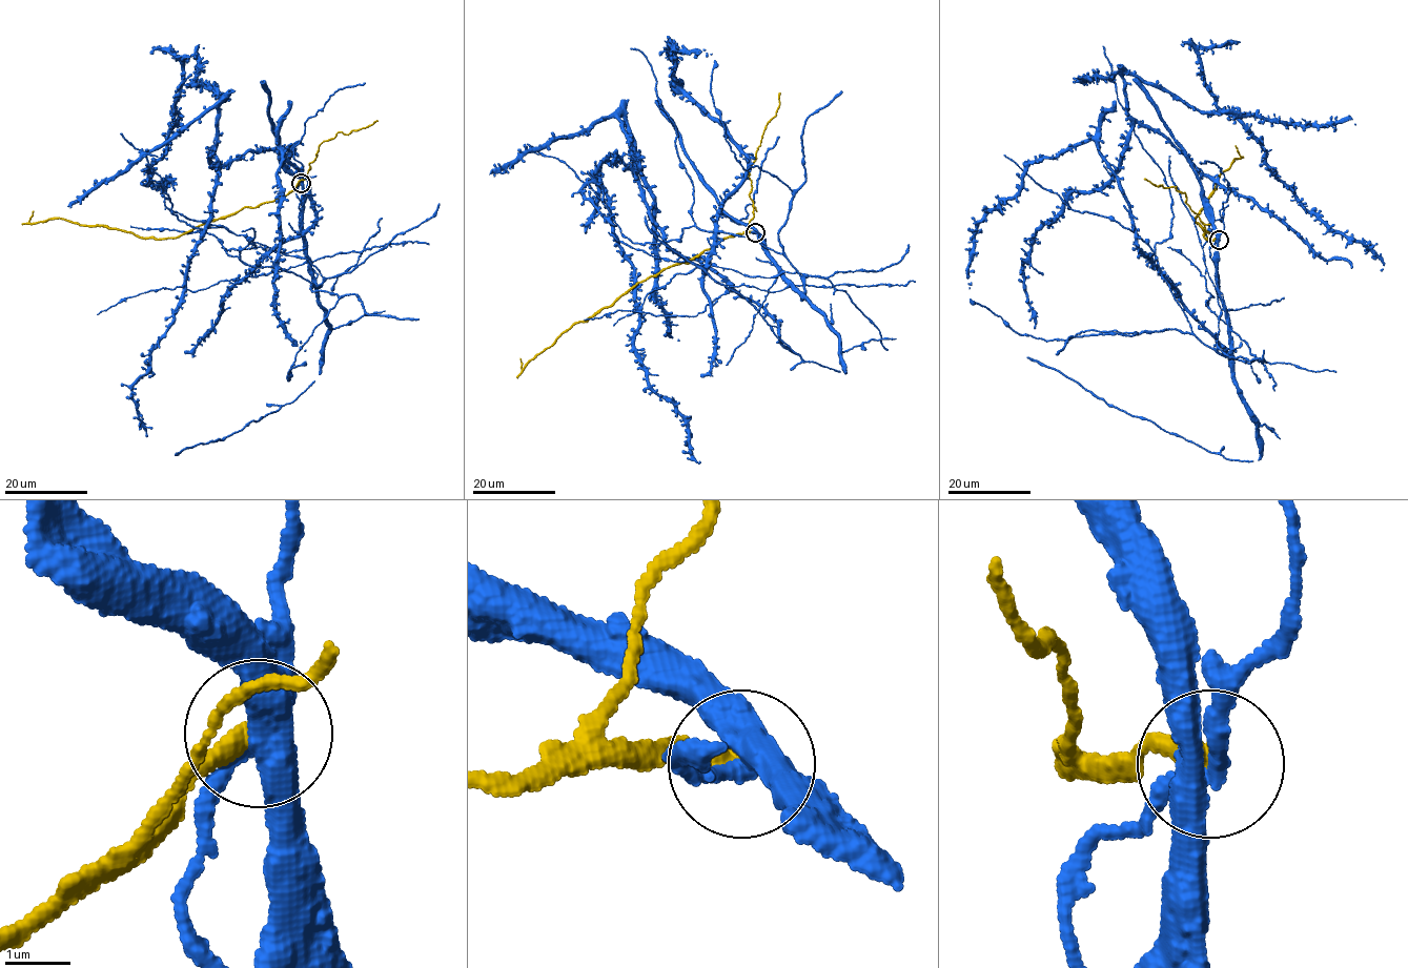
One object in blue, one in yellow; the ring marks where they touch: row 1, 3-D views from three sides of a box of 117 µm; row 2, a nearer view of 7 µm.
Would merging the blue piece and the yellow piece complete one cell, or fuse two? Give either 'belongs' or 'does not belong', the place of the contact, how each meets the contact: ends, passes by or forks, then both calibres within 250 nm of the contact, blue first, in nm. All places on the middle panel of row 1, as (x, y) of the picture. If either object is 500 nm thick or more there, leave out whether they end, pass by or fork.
does not belong | (755, 232) | blue forks | yellow ends | 360/320 nm

